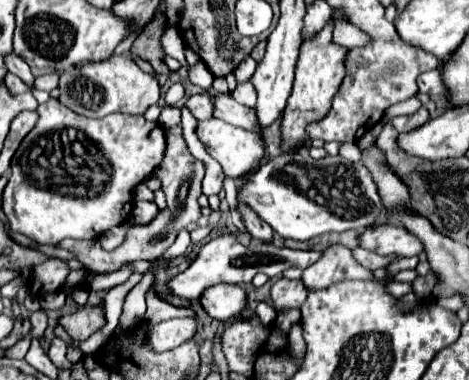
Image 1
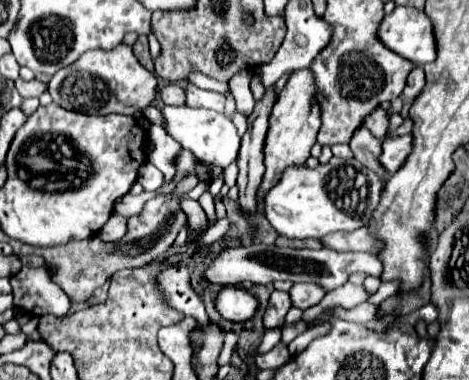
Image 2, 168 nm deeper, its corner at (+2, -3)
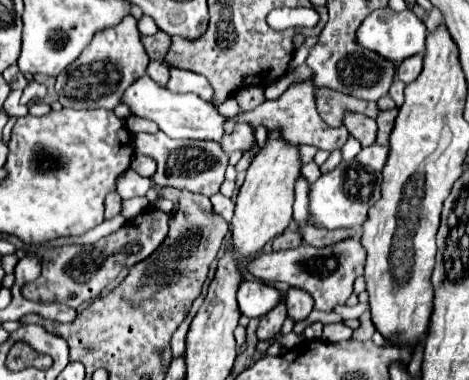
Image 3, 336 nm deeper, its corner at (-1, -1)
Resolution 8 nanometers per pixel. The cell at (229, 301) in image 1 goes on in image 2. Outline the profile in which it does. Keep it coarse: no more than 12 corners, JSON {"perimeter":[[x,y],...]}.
{"perimeter":[[224,286],[216,310],[224,320],[246,322],[258,308],[256,298]]}

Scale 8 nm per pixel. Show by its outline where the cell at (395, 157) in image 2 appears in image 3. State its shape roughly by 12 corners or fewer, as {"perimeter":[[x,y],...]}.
{"perimeter":[[377,144],[363,148],[355,162],[365,168],[381,170],[387,148]]}

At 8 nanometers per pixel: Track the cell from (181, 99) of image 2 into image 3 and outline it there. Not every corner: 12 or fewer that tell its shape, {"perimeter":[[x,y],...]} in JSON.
{"perimeter":[[151,60],[147,74],[161,86],[167,84],[169,64]]}

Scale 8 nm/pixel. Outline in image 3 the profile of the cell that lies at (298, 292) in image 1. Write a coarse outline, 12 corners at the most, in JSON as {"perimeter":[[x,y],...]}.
{"perimeter":[[283,302],[265,314],[257,328],[257,340],[279,334],[287,312]]}

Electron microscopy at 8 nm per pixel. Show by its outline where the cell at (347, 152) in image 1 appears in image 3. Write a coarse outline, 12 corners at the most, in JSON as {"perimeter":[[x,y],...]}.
{"perimeter":[[353,136],[341,148],[343,160],[353,160],[361,144]]}

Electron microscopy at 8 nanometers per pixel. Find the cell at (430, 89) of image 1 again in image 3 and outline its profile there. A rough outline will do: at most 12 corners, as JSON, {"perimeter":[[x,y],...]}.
{"perimeter":[[421,54],[401,62],[397,78],[409,84],[419,76]]}

